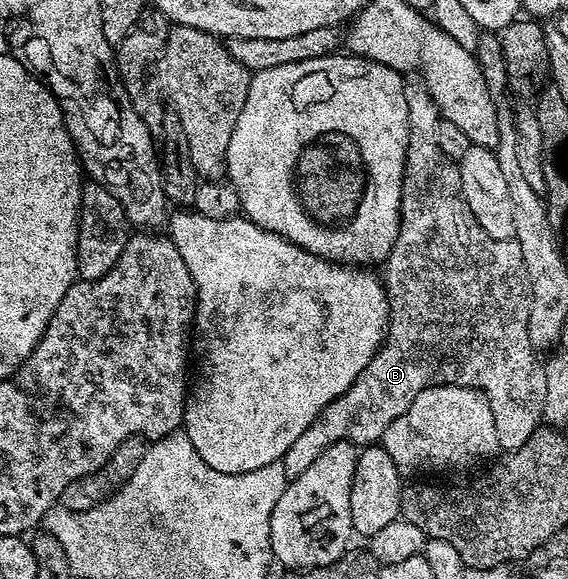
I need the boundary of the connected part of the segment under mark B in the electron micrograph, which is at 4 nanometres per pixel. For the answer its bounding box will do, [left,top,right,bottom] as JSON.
[282,79,546,479]

